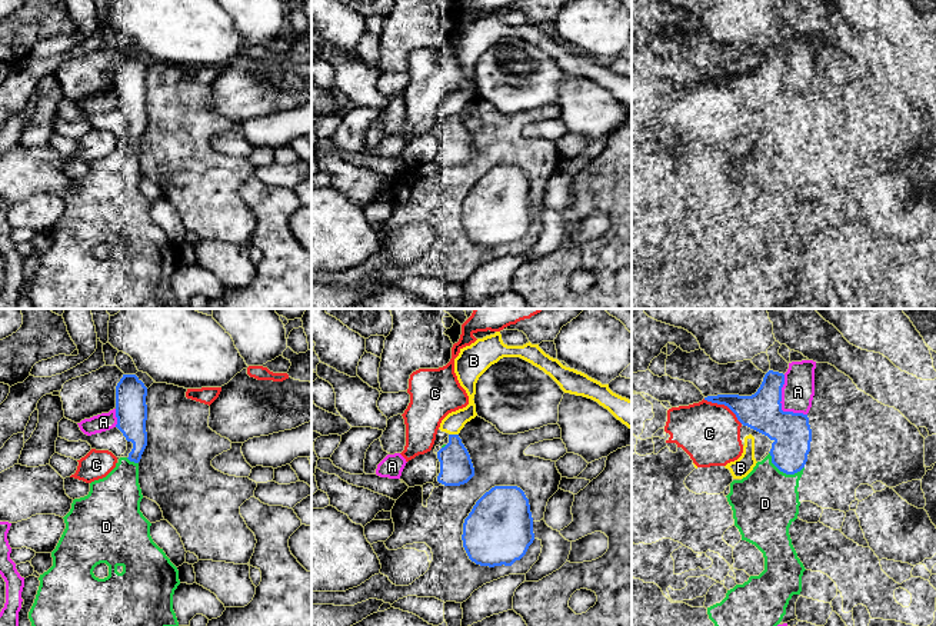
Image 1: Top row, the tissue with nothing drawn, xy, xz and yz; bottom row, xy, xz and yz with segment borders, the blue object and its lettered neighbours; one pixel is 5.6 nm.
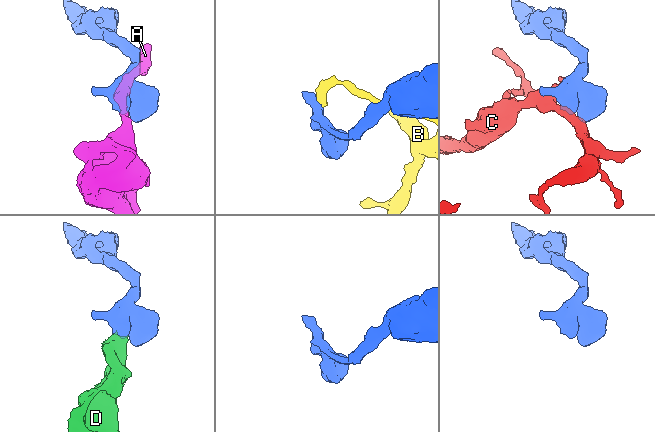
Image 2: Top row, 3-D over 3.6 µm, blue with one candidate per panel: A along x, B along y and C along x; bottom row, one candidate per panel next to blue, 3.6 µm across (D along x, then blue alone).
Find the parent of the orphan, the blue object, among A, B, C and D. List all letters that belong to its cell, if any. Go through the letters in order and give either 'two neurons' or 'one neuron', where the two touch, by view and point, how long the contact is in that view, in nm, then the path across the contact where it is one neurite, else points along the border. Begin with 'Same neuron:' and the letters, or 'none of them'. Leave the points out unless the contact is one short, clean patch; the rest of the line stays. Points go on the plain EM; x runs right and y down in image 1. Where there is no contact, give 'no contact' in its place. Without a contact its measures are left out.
Same neuron: D
A: two neurons; meets blue in yz at (780, 85); contact 260 nm long
B: two neurons; meets blue in xz at (453, 115); contact 60 nm long
C: two neurons; meets blue in yz at (723, 83); contact 260 nm long
D: one neuron; meets blue in yz at (783, 152); contact 220 nm long

